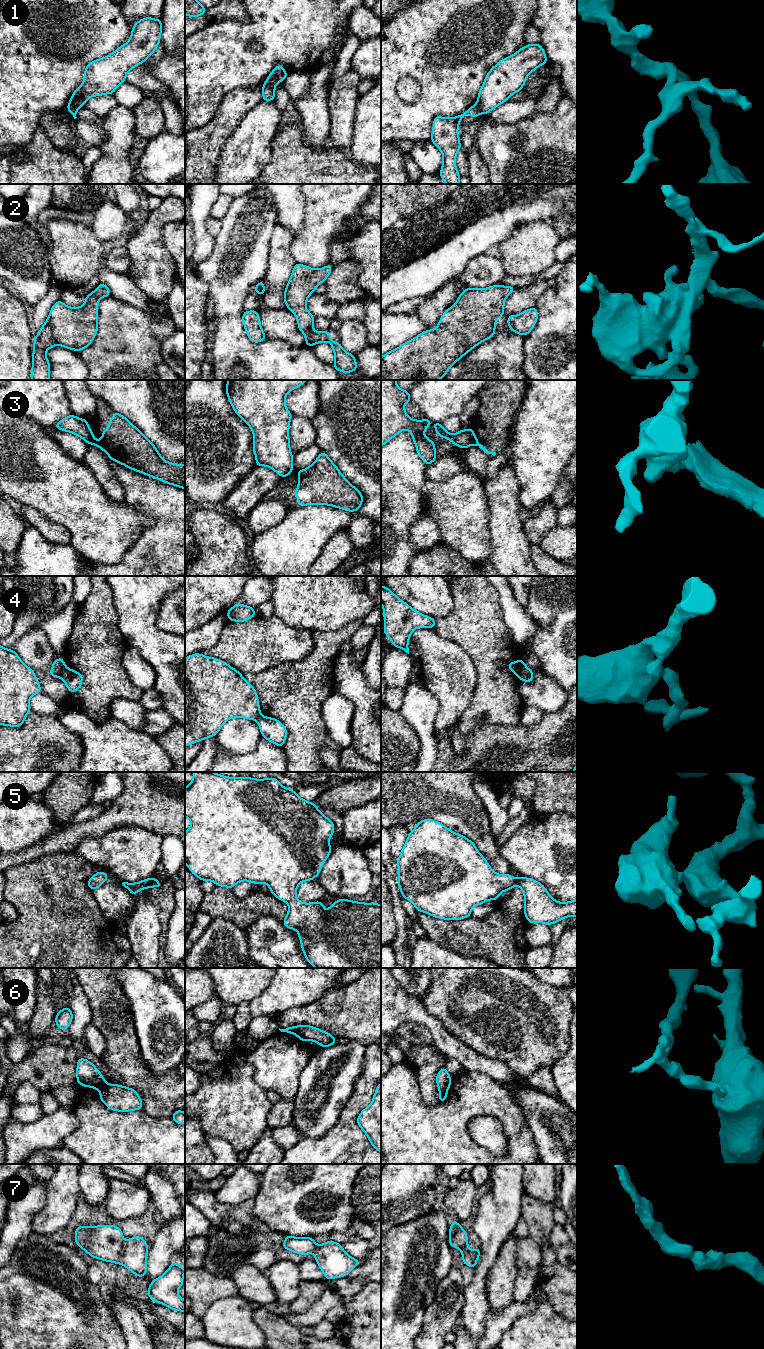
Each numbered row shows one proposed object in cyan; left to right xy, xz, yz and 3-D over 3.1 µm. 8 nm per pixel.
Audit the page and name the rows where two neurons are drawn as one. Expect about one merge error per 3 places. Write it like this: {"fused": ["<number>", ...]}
{"fused": ["1", "3", "4", "6"]}

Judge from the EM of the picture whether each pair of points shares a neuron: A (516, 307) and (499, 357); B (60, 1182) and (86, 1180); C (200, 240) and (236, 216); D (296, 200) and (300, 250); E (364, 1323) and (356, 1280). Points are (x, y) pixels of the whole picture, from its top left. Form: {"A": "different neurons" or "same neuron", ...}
{"A": "same neuron", "B": "different neurons", "C": "different neurons", "D": "different neurons", "E": "different neurons"}

